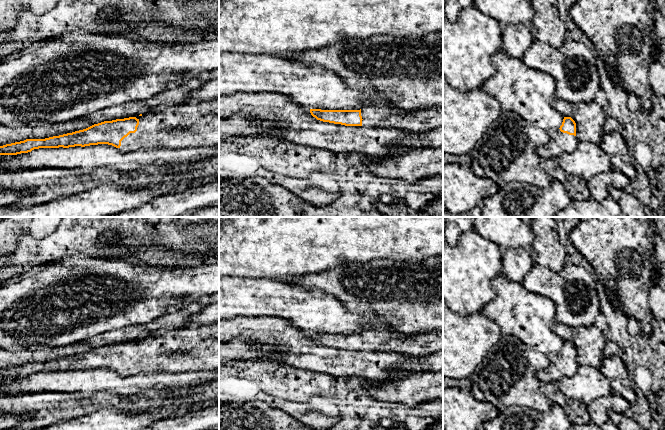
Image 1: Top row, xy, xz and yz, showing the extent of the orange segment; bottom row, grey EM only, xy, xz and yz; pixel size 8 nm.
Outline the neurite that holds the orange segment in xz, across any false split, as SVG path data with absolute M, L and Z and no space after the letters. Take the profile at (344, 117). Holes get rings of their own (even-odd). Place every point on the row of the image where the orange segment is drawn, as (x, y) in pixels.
M372 104L360 110L310 109L310 113L323 122L367 128L394 127L413 134L443 128L443 106L405 109L386 104Z

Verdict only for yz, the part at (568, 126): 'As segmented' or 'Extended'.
Extended

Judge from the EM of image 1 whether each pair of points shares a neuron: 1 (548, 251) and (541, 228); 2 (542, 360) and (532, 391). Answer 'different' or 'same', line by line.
1: same
2: same

